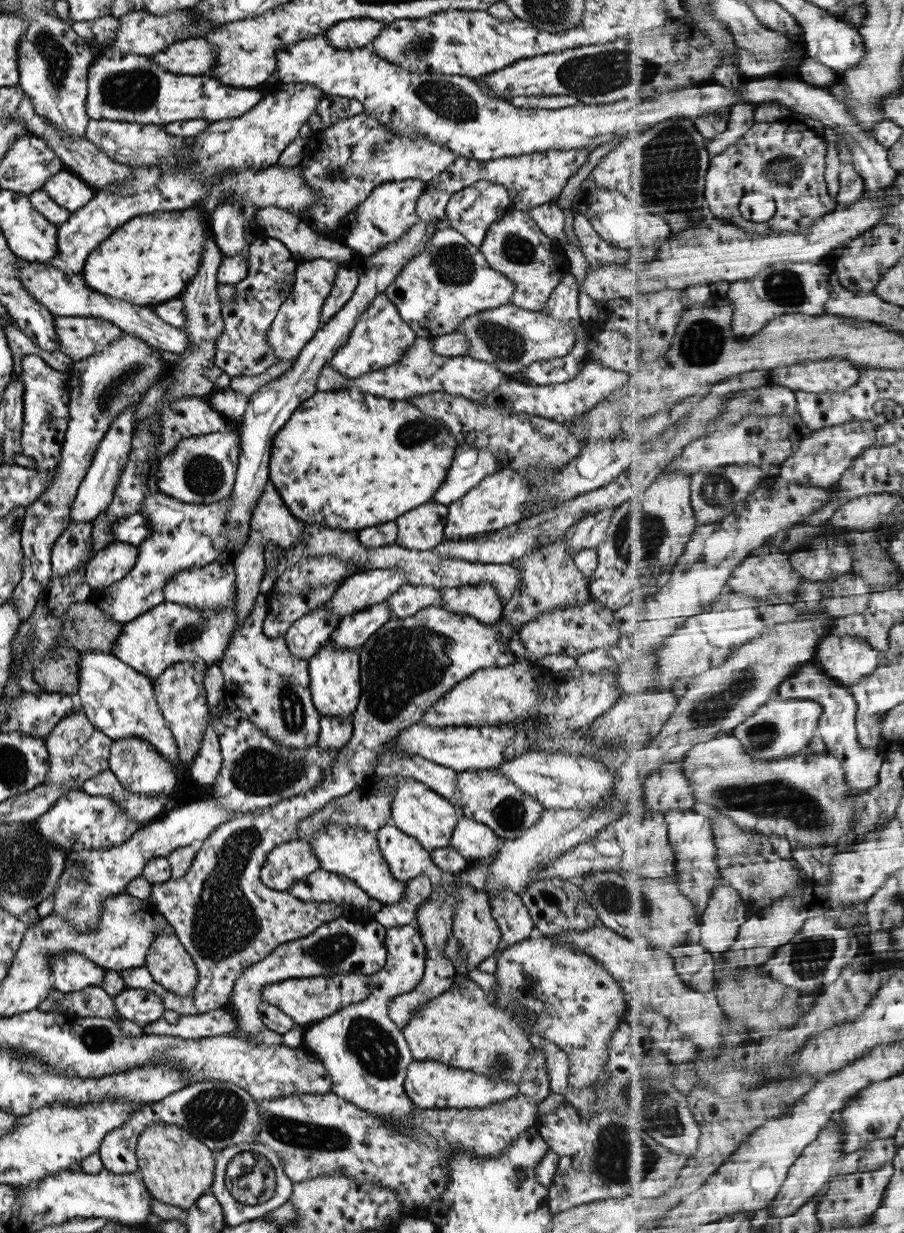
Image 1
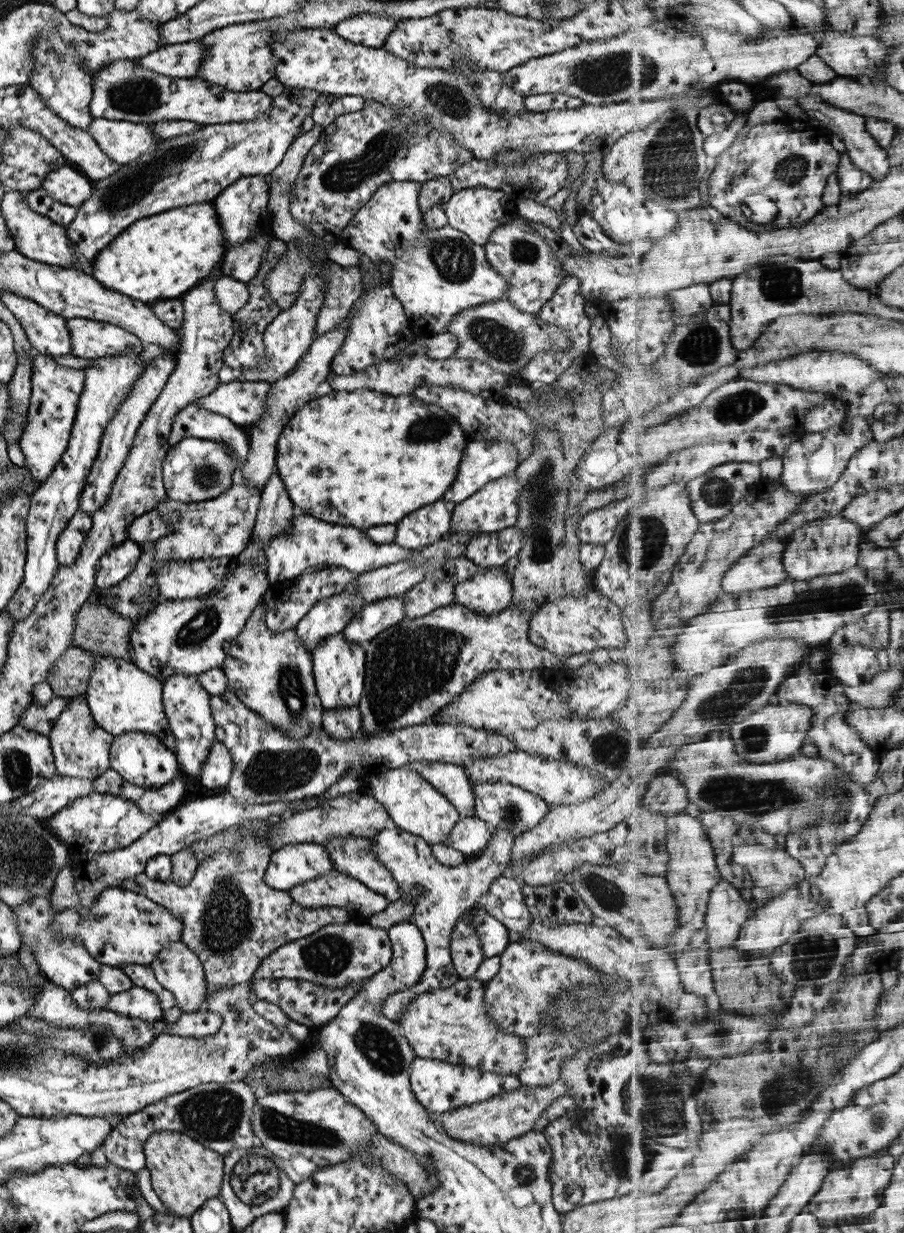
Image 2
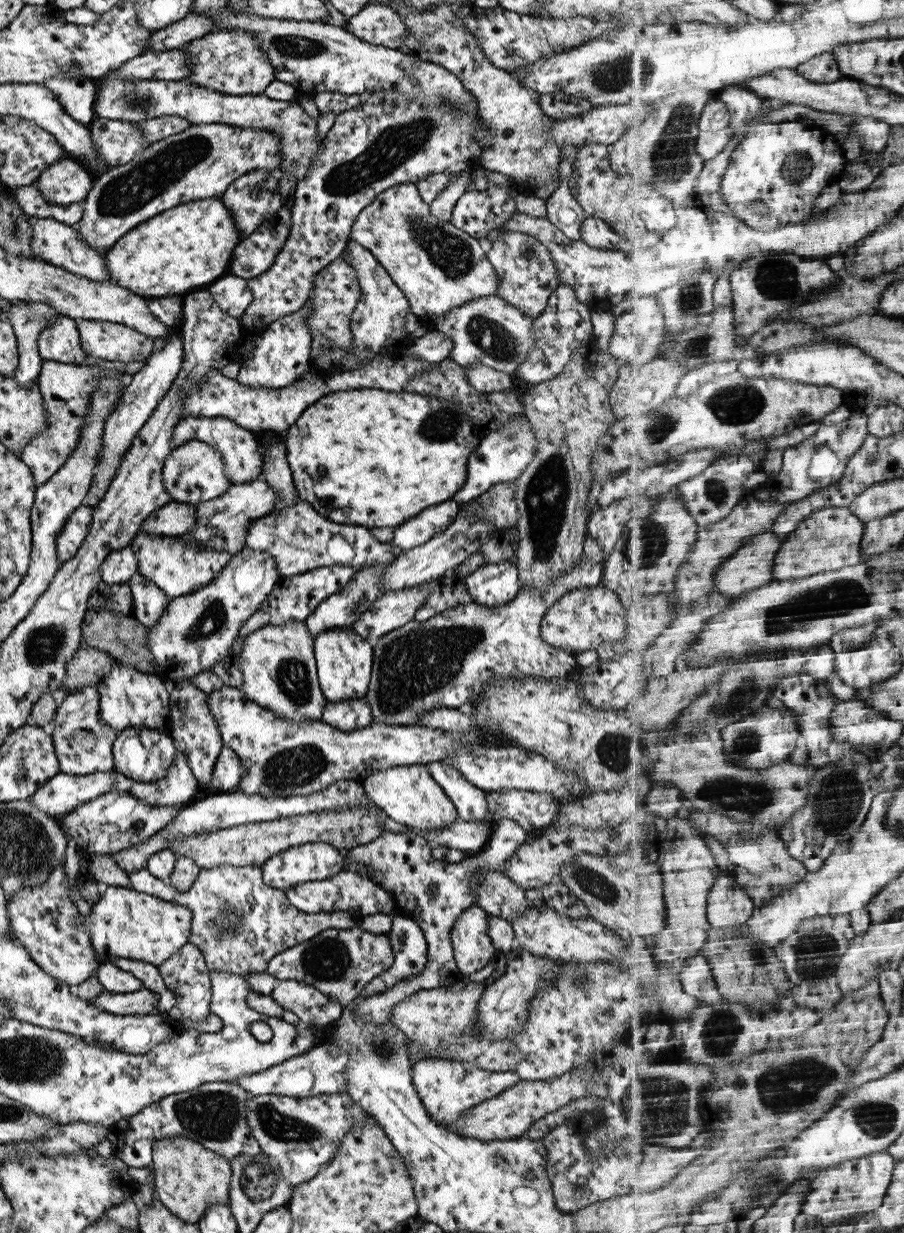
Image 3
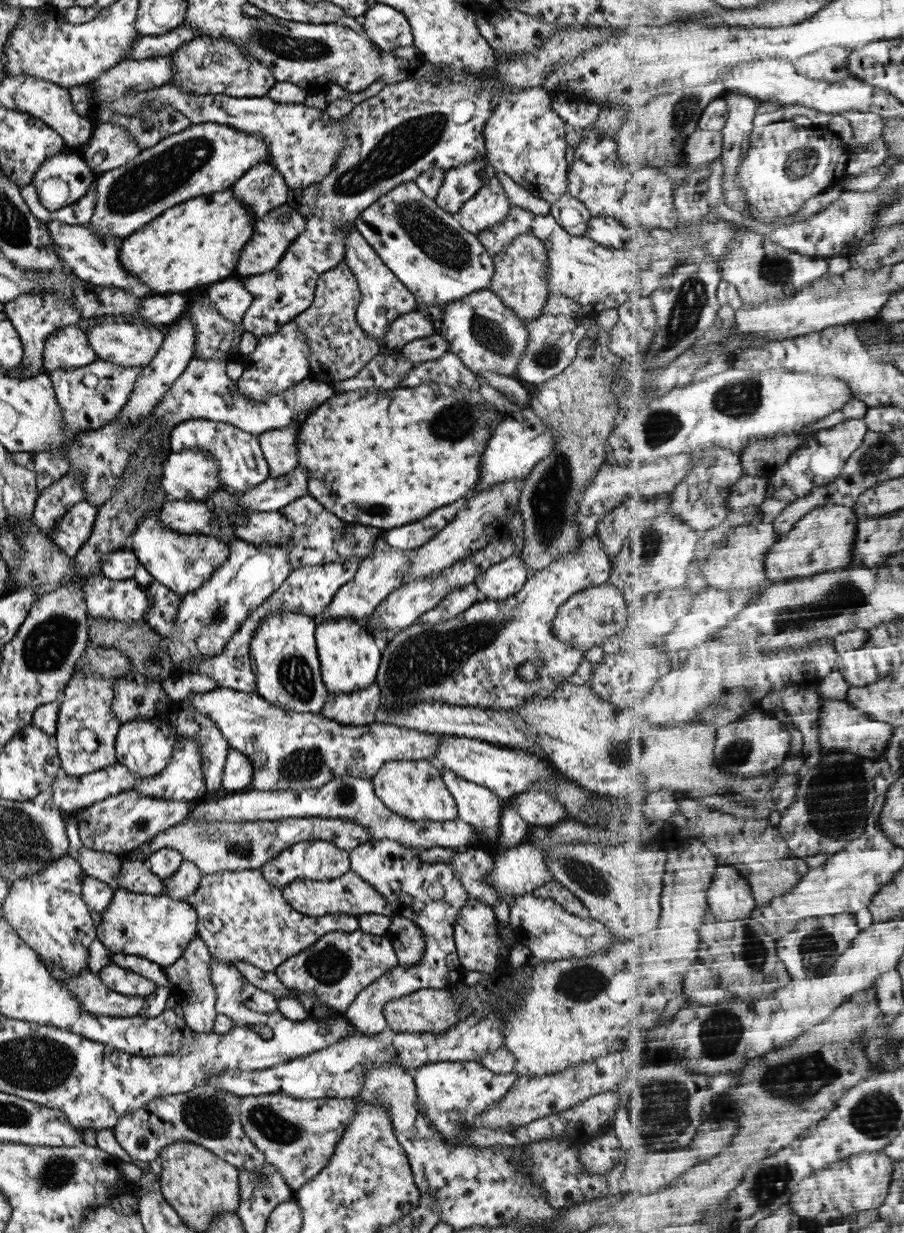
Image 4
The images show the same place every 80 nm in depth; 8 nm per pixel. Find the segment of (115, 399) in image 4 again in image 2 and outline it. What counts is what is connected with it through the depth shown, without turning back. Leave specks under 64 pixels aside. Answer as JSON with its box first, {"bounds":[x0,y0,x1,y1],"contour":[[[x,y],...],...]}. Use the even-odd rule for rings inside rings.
{"bounds":[18,352,85,486],"contour":[[[33,352],[31,365],[31,396],[27,408],[27,424],[18,445],[24,457],[24,466],[39,486],[47,478],[55,465],[60,462],[69,438],[71,425],[75,422],[77,400],[83,388],[85,373],[83,370],[72,370],[69,367],[57,365],[50,356],[43,356]]]}

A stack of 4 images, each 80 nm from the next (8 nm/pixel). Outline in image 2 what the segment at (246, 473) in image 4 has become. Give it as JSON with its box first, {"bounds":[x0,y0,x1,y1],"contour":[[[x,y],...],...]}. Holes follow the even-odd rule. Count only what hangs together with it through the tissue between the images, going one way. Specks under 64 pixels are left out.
{"bounds":[167,403,249,473],"contour":[[[193,403],[181,408],[172,418],[173,422],[171,422],[169,436],[167,436],[169,449],[174,448],[185,438],[213,440],[229,448],[229,452],[235,456],[238,464],[236,473],[240,472],[247,452],[249,452],[249,441],[243,428],[219,414],[201,410]]]}

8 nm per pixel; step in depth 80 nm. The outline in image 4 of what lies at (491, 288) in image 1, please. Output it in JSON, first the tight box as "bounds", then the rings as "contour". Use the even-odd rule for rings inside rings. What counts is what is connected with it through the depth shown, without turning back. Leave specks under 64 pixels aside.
{"bounds":[353,181,494,313],"contour":[[[413,181],[399,184],[378,197],[357,215],[353,227],[377,254],[379,260],[413,295],[414,310],[419,313],[422,313],[426,306],[455,302],[476,290],[490,287],[494,273],[492,258],[484,250],[476,235],[467,232],[453,219],[452,214],[441,210],[434,199],[427,198]]]}

